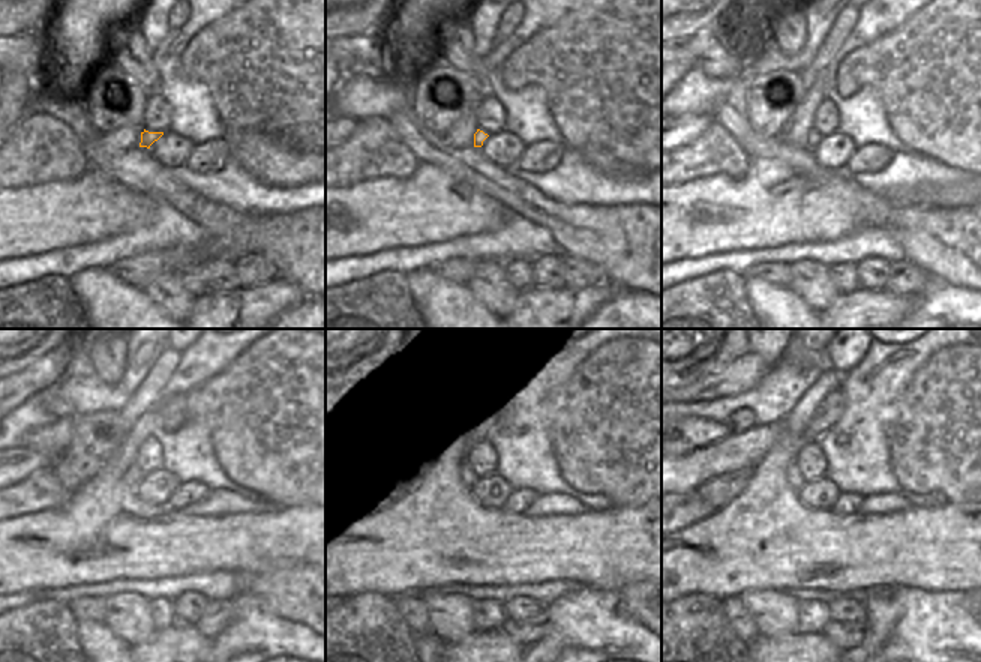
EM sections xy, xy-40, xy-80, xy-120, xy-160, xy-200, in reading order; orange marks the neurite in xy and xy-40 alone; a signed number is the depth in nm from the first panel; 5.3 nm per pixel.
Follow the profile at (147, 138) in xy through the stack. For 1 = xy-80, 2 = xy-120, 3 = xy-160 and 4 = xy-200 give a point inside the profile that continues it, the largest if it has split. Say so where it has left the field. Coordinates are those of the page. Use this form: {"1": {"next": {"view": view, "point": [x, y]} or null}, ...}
{"1": {"next": {"view": "xy-80", "point": [813, 138]}}, "2": {"next": {"view": "xy-120", "point": [134, 475]}}, "3": {"next": {"view": "xy-160", "point": [467, 476]}}, "4": {"next": {"view": "xy-200", "point": [792, 473]}}}

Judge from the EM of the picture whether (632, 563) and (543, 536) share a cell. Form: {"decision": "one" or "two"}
{"decision": "one"}

